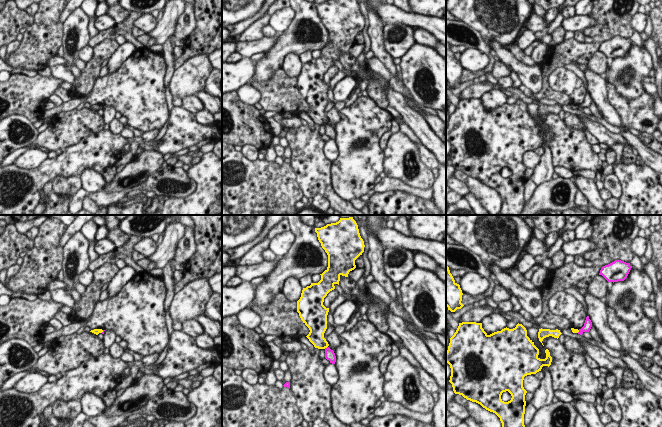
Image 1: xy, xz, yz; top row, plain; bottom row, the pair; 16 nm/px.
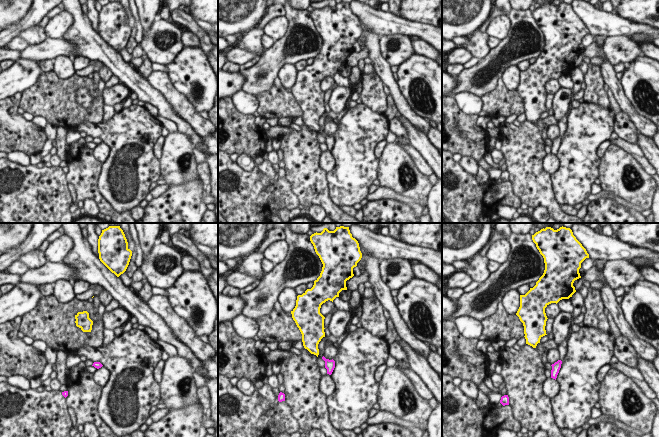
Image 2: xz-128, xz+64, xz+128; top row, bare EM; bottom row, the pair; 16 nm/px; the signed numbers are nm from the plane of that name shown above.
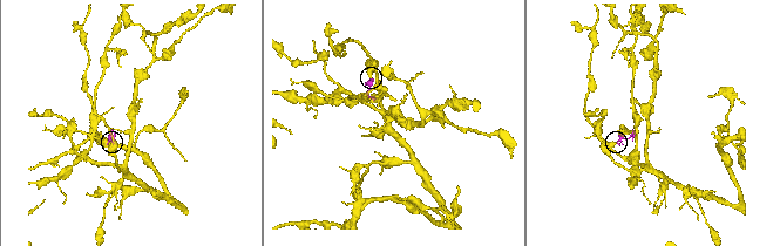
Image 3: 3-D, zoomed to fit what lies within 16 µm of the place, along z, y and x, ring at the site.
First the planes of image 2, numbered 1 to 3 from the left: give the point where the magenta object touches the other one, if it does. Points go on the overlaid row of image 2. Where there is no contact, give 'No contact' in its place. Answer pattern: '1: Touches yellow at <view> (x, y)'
1: No contact
2: No contact
3: No contact

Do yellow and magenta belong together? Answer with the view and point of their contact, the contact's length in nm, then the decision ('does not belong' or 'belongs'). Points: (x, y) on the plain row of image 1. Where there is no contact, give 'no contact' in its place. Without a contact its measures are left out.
meets yellow in xz at (325, 123); contact 70 nm long; does not belong

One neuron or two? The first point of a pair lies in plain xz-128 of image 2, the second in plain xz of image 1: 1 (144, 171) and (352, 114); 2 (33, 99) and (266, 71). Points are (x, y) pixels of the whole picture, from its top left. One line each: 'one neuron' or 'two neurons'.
1: one neuron
2: two neurons

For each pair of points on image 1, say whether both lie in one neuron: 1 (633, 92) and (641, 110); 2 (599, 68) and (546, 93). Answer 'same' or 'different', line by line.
1: different
2: different

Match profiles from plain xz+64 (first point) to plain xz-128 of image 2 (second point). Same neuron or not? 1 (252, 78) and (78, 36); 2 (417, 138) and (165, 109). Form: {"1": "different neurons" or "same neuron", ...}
{"1": "same neuron", "2": "same neuron"}

